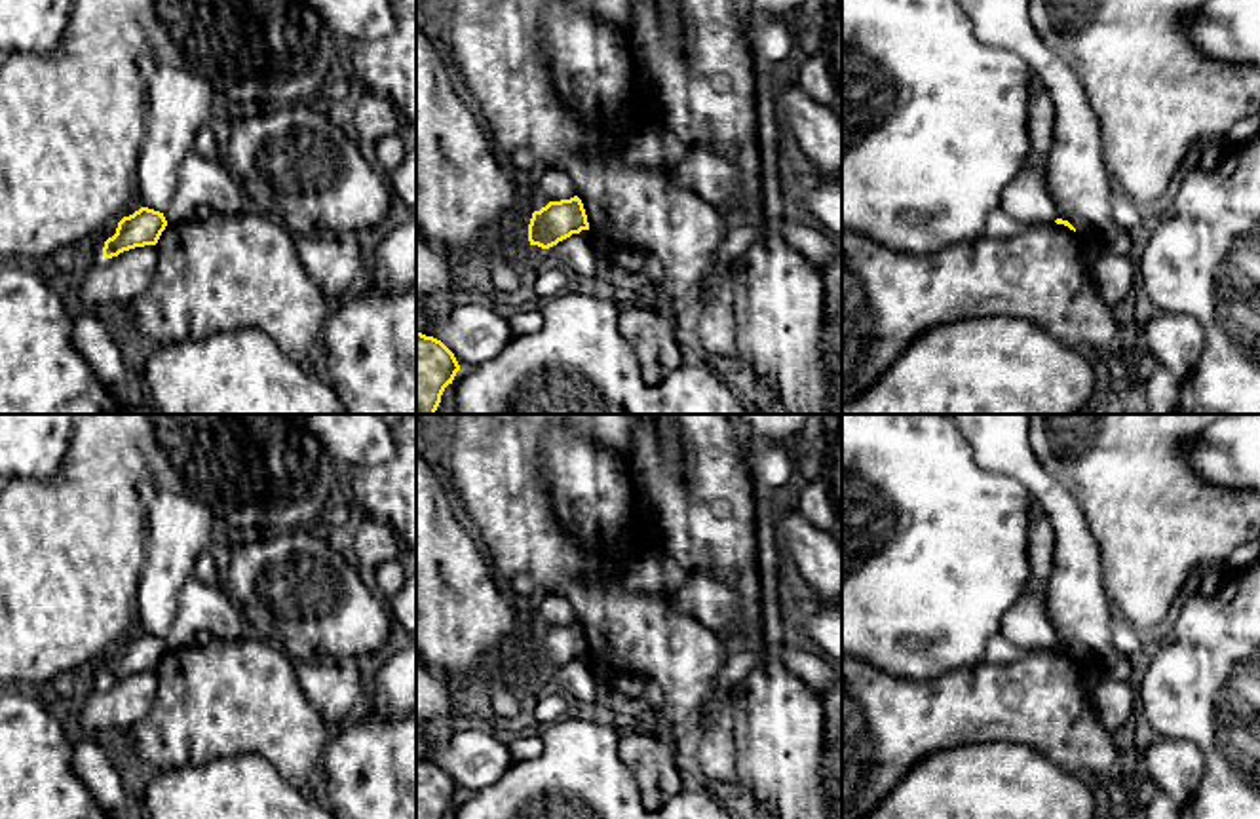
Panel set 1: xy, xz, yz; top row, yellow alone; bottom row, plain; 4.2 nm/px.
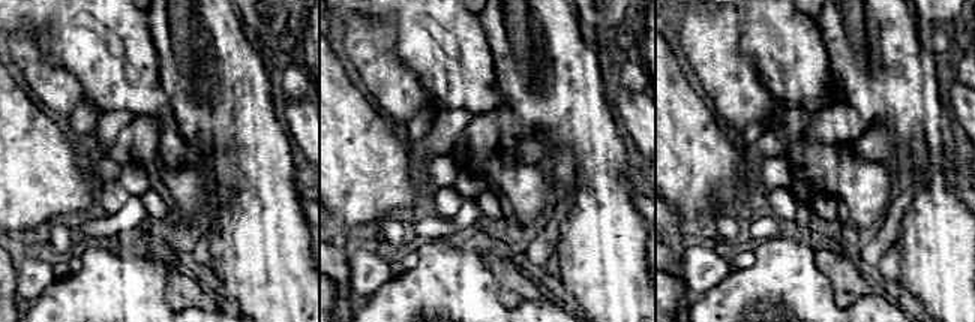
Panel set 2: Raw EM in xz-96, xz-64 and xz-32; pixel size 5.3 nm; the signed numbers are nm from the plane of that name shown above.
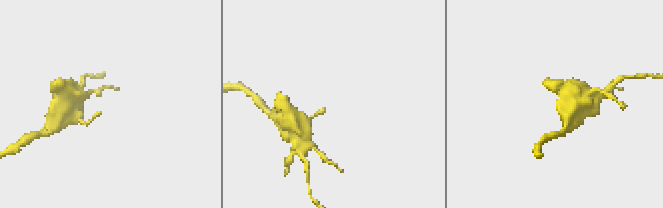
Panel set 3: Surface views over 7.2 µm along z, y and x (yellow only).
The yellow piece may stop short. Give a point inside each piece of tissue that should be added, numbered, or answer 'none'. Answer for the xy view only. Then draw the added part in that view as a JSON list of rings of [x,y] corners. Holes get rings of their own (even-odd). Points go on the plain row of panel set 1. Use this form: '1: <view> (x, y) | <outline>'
none

